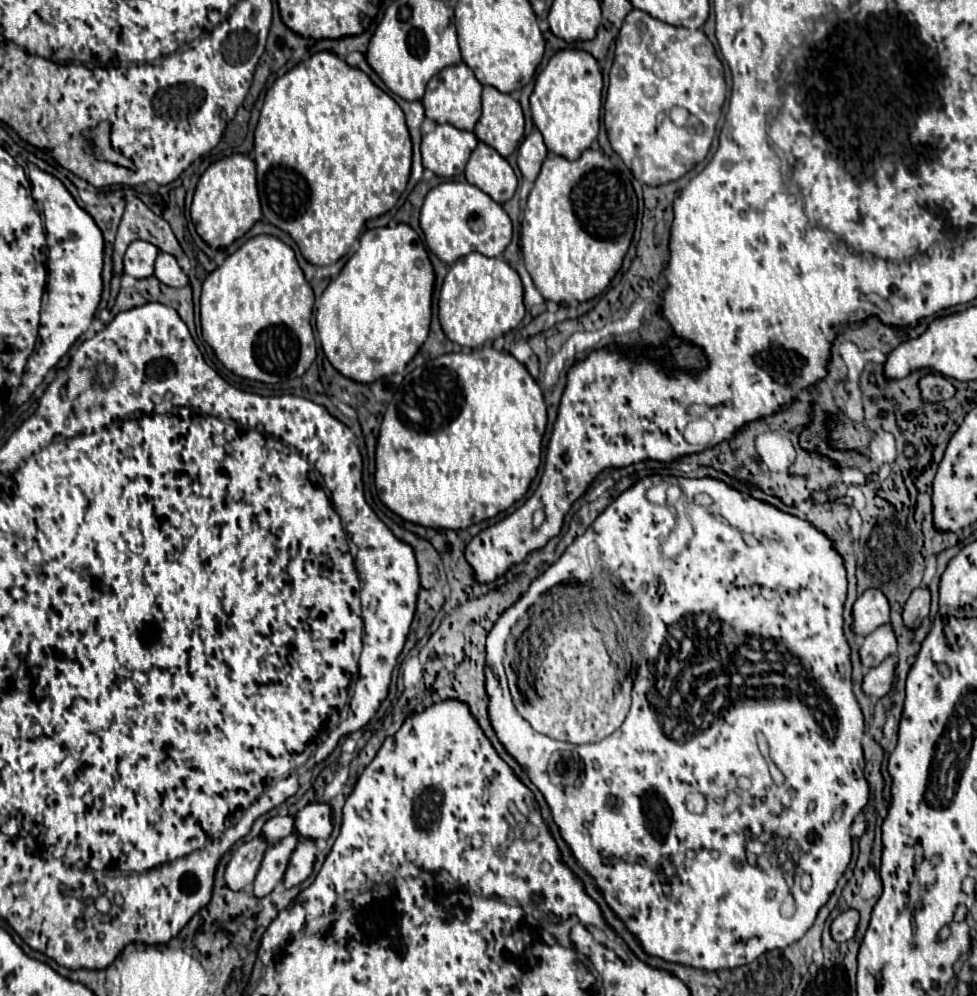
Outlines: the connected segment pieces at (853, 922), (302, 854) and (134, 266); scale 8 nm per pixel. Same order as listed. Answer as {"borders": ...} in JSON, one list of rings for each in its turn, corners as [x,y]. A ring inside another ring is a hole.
{"borders":[[[[846,910],[842,912],[834,922],[832,922],[832,938],[836,942],[846,942],[852,940],[860,924],[860,914],[858,910]]],[[[302,838],[302,842],[298,842],[298,846],[290,858],[290,864],[286,868],[286,874],[284,874],[284,884],[288,888],[298,886],[312,874],[312,868],[316,862],[316,852],[318,852],[318,848],[312,838]]],[[[134,240],[124,256],[124,272],[134,278],[148,278],[154,274],[154,260],[158,256],[158,248],[146,240]]]]}

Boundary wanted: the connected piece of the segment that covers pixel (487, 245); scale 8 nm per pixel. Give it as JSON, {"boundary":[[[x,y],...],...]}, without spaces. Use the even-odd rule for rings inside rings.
{"boundary":[[[448,180],[432,188],[420,212],[420,226],[428,248],[444,264],[452,264],[474,250],[484,256],[502,256],[512,240],[512,222],[502,206],[468,182]]]}

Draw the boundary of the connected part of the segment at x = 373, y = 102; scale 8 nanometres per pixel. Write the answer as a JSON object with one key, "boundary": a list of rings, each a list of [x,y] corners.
{"boundary":[[[316,52],[268,88],[256,126],[254,152],[264,218],[288,232],[314,266],[334,264],[350,252],[366,220],[382,216],[398,202],[412,165],[412,142],[402,108],[360,68],[346,64],[334,52]]]}

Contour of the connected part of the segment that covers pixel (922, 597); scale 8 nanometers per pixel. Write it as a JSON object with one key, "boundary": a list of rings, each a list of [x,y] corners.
{"boundary":[[[920,586],[912,592],[912,596],[908,598],[906,606],[904,606],[904,624],[908,628],[918,628],[920,622],[928,616],[930,610],[930,590]]]}

